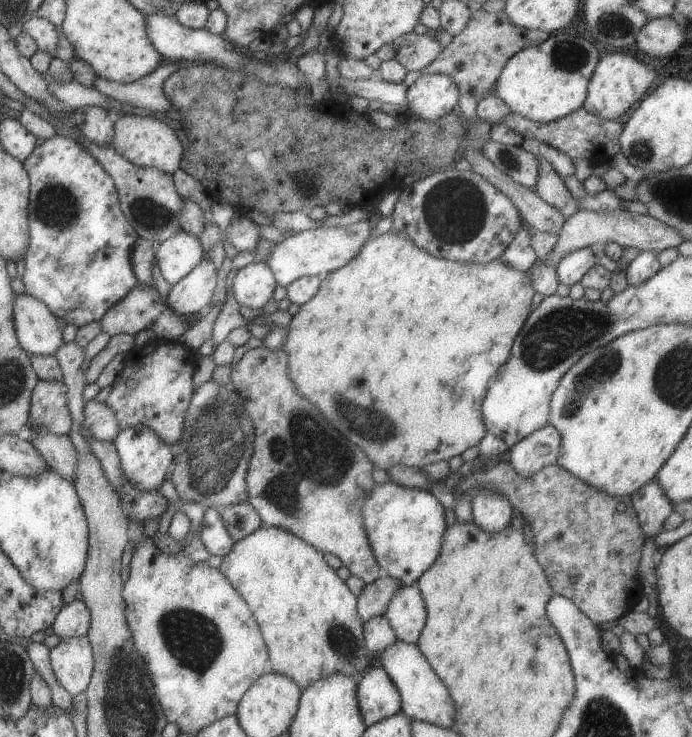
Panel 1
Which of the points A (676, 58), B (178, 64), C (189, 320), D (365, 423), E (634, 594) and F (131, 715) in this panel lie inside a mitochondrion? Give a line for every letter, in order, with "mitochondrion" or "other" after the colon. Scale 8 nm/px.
A: other
B: other
C: other
D: mitochondrion
E: other
F: mitochondrion

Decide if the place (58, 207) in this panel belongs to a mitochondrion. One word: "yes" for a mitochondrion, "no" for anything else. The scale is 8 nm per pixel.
yes

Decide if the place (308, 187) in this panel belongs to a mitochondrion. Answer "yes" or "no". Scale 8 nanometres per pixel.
no

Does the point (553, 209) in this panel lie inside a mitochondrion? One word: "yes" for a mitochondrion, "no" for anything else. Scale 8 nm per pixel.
no

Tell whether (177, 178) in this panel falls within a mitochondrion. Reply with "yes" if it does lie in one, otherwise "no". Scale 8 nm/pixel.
no

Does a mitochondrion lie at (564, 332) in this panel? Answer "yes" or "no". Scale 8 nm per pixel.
yes

